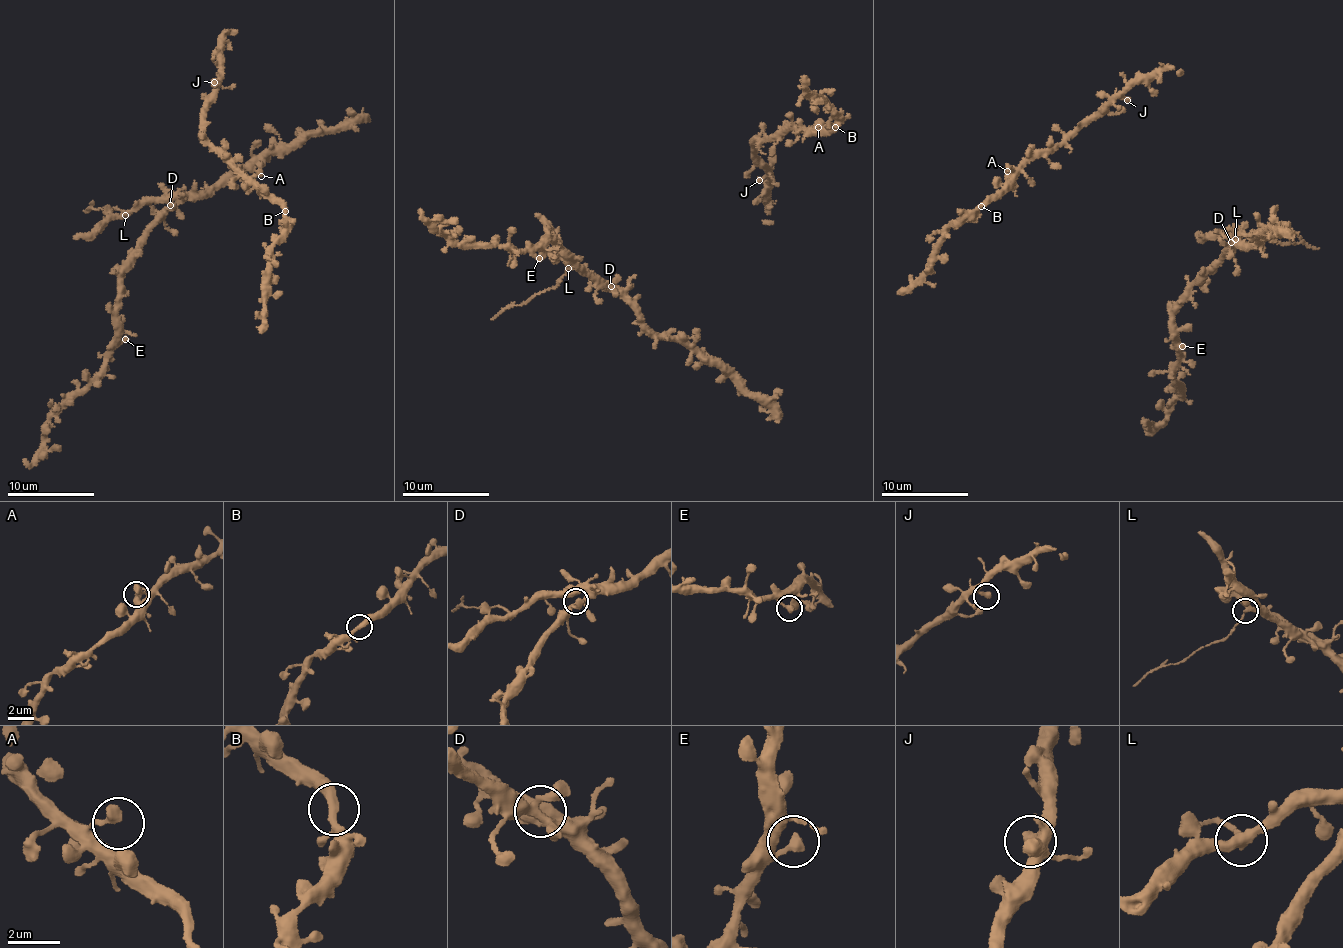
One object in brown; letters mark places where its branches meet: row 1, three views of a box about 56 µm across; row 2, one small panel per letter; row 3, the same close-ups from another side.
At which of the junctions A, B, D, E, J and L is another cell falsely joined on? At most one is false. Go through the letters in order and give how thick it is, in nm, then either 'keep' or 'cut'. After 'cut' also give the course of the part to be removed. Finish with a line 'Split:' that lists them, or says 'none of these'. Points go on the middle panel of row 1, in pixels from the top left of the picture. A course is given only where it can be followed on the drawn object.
A: 400 nm | keep
B: 280 nm | keep
D: 300 nm | keep
E: 400 nm | keep
J: 360 nm | keep
L: 280 nm | cut | (568, 269), (555, 287), (519, 305), (505, 308), (491, 319)
Split: L

